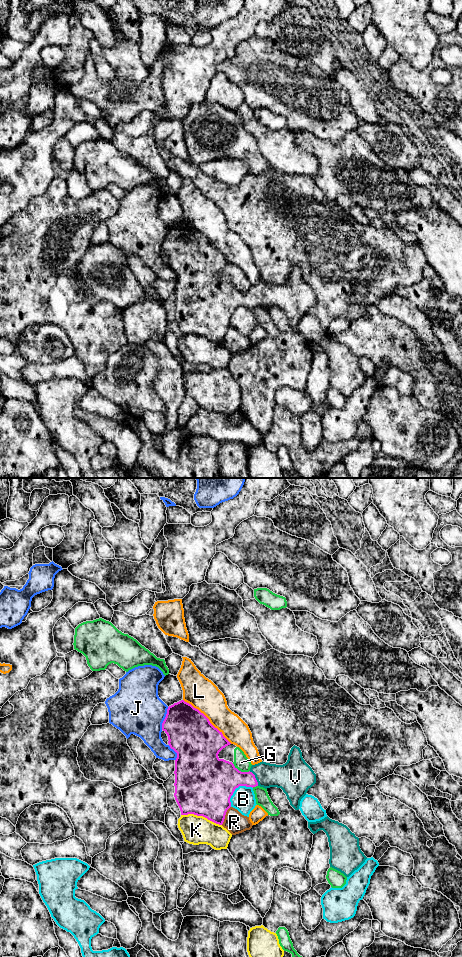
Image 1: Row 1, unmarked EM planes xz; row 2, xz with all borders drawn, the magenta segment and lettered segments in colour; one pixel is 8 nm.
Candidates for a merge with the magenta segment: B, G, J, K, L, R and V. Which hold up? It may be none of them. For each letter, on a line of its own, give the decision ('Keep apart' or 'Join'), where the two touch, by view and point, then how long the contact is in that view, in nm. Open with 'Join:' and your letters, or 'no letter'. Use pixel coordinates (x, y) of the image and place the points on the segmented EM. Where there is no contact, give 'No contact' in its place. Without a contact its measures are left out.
Join: V
B: Keep apart. Touches magenta at xz (235, 788). Shared border 240 nm
G: Keep apart. Touches magenta at xz (240, 771). Shared border 160 nm
J: Keep apart. Touches magenta at xz (165, 718). Shared border 190 nm
K: Keep apart. Touches magenta at xz (201, 815). Shared border 340 nm
L: Keep apart. Touches magenta at xz (208, 719). Shared border 550 nm
R: Keep apart. Touches magenta at xz (225, 814). Shared border 170 nm
V: Join. Touches magenta at xz (255, 778). Shared border 140 nm

